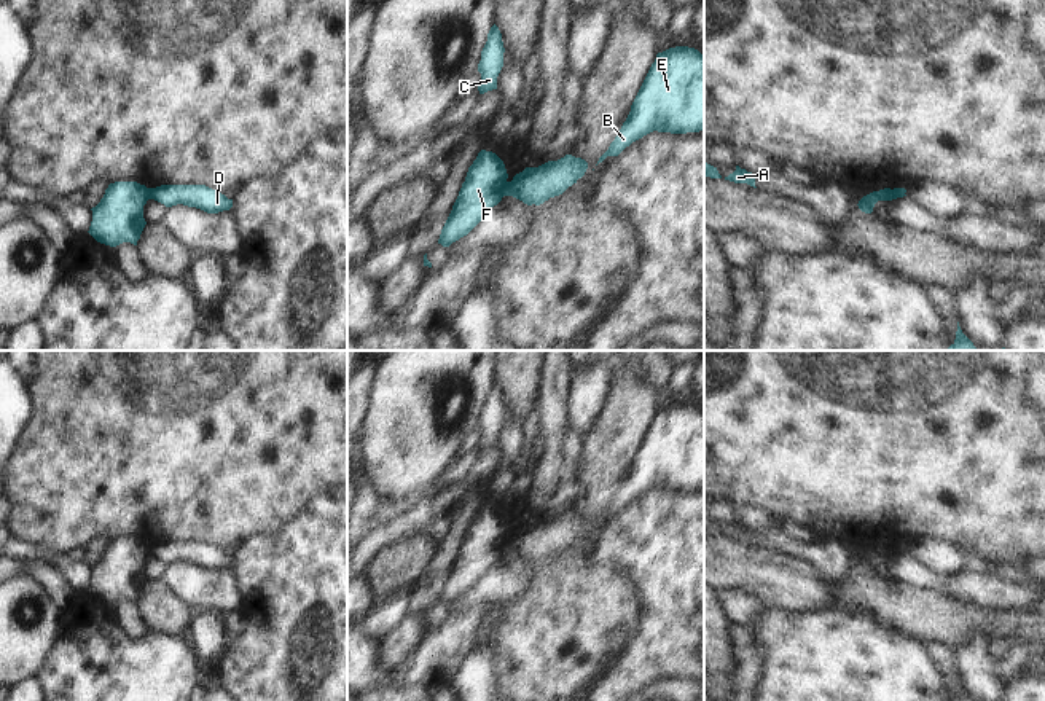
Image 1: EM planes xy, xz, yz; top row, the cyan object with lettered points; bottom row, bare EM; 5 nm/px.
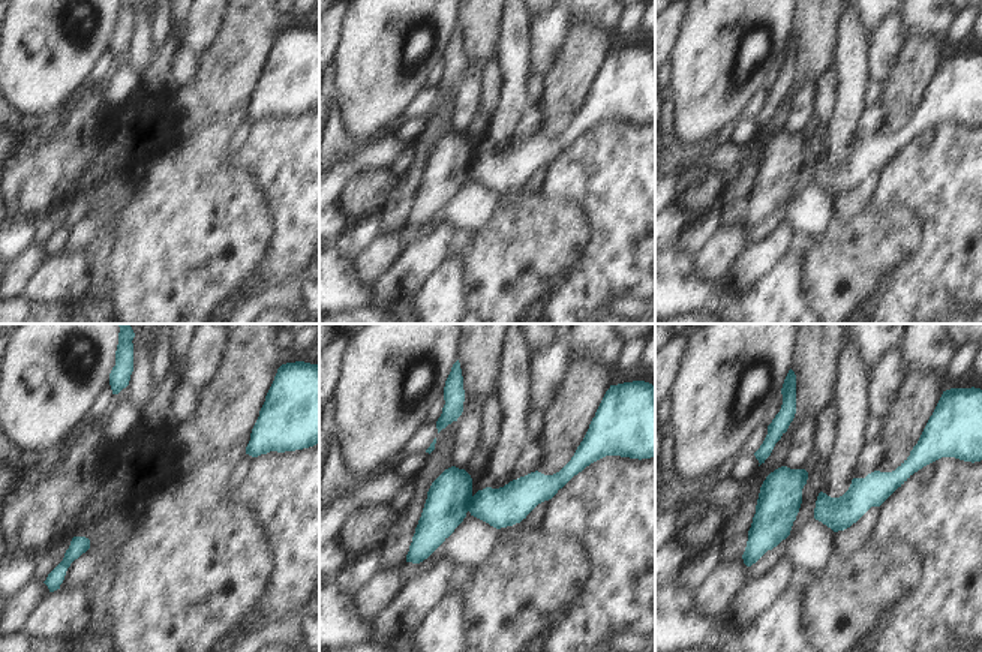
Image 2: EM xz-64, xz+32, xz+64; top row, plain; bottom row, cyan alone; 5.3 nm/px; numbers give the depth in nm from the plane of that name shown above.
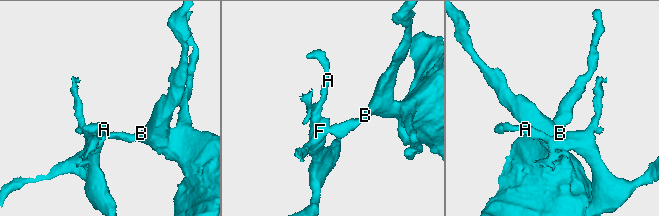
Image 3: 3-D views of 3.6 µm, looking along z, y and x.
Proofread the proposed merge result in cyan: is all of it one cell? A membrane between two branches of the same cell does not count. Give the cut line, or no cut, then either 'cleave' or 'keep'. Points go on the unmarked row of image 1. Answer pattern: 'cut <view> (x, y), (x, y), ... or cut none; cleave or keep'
cut xz (507, 539), (504, 542), (505, 552); cleave

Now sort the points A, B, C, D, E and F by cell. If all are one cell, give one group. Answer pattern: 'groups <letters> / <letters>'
groups A C F / B D E

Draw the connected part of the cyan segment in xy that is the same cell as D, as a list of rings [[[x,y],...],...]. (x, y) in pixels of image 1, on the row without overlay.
[[[161,542],[148,545],[148,551],[150,556],[155,556],[166,564],[183,561],[207,570],[218,570],[233,564],[233,556],[228,556],[220,548],[205,542]]]

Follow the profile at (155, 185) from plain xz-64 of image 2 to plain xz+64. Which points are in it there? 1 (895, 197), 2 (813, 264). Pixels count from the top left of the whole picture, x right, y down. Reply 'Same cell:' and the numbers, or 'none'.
Same cell: 2

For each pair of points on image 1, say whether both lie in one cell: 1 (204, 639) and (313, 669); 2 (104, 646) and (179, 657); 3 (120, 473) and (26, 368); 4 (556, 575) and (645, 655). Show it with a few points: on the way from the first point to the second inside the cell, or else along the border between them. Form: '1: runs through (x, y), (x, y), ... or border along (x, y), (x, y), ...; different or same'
1: border along (231, 638), (215, 658); different
2: runs through (123, 657), (160, 657); same
3: border along (34, 367), (26, 381); different
4: border along (642, 606), (634, 633), (604, 669); different

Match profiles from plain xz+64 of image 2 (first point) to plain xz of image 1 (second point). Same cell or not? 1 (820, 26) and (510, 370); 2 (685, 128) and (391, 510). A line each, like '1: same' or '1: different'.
1: same
2: different

